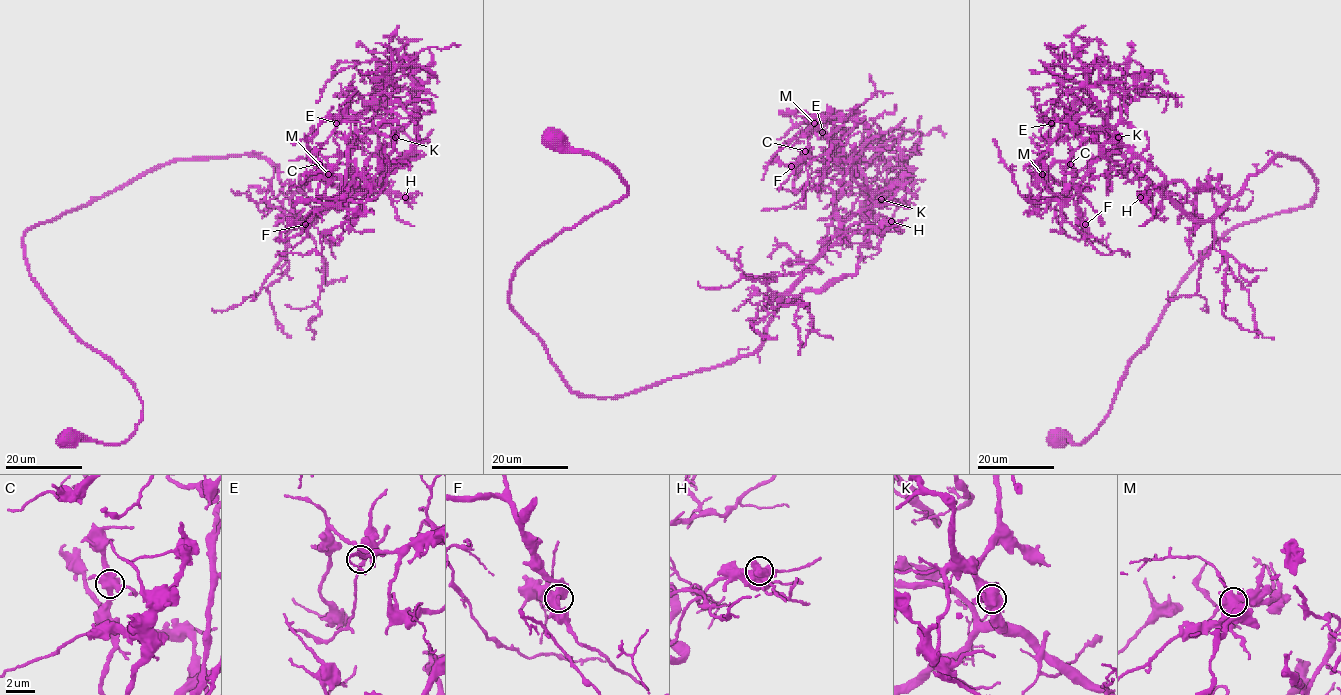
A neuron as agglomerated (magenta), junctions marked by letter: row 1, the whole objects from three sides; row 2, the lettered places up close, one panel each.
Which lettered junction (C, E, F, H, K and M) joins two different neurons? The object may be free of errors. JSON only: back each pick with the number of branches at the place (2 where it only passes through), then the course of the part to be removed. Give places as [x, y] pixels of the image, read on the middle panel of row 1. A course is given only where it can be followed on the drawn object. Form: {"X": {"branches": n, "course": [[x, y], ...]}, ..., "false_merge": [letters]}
{"false_merge": []}

